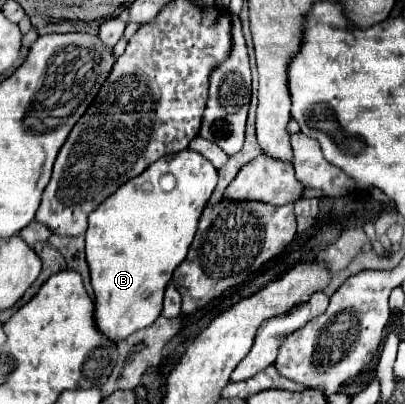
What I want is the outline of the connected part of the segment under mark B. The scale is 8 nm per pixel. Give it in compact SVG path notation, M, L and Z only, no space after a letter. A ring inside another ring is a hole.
M185 149L179 153L171 153L171 157L161 157L159 161L155 161L151 169L145 169L143 175L119 187L107 201L103 201L103 205L99 205L89 215L85 251L91 271L91 285L95 291L95 321L99 331L103 331L113 341L119 341L135 333L137 329L151 325L161 315L165 287L169 285L175 267L187 257L189 245L197 231L197 221L215 185L217 169L211 165L211 161L191 149Z

